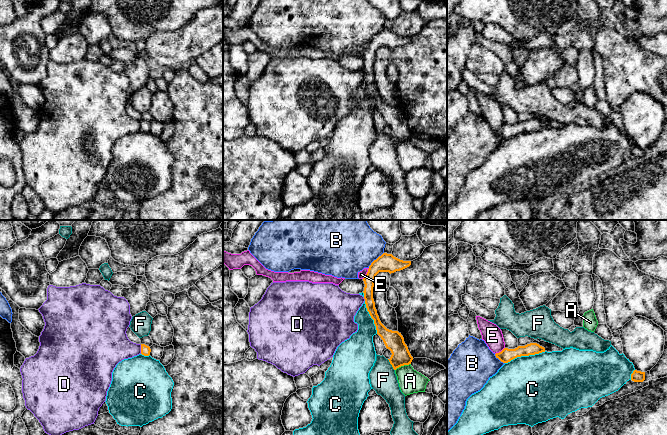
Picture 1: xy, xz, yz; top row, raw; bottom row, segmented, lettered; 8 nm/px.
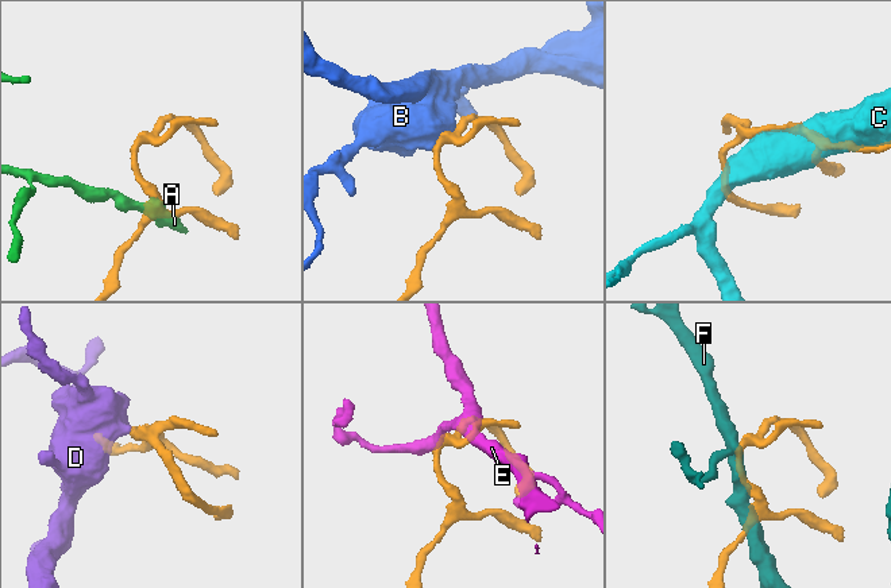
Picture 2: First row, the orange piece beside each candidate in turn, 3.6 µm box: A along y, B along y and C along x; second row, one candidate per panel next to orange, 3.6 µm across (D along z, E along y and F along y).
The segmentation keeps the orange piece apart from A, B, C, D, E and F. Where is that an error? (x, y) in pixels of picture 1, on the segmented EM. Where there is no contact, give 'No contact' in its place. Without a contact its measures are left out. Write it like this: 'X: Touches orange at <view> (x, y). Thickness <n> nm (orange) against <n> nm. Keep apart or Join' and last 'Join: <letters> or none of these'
A: Touches orange at xz (402, 365). Thickness 160 nm (orange) against 190 nm. Keep apart
B: Touches orange at xz (376, 259). Thickness 140 nm (orange) against 440 nm. Keep apart
C: Touches orange at yz (525, 355). Thickness 110 nm (orange) against 500 nm. Keep apart
D: Touches orange at xy (141, 349). Thickness 80 nm (orange) against 300 nm. Keep apart
E: Touches orange at xz (367, 273). Thickness 140 nm (orange) against 60 nm. Keep apart
F: Touches orange at xz (391, 364). Thickness 160 nm (orange) against 220 nm. Keep apart
Join: none of these

